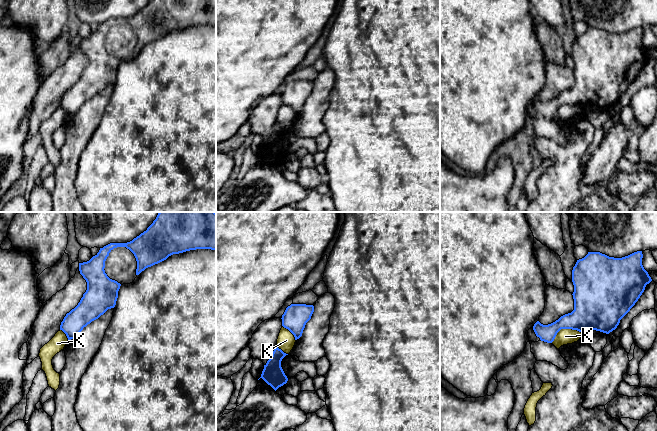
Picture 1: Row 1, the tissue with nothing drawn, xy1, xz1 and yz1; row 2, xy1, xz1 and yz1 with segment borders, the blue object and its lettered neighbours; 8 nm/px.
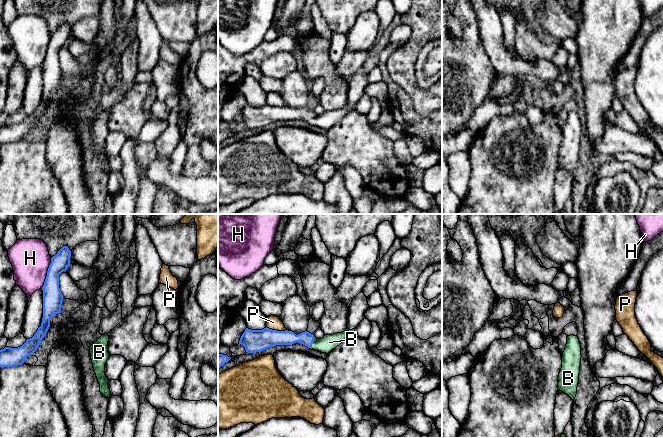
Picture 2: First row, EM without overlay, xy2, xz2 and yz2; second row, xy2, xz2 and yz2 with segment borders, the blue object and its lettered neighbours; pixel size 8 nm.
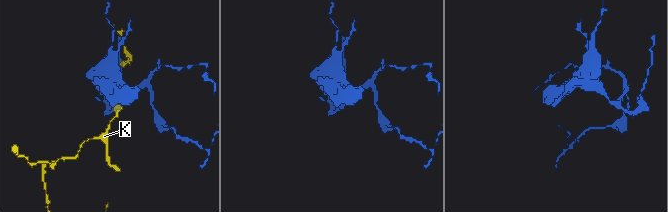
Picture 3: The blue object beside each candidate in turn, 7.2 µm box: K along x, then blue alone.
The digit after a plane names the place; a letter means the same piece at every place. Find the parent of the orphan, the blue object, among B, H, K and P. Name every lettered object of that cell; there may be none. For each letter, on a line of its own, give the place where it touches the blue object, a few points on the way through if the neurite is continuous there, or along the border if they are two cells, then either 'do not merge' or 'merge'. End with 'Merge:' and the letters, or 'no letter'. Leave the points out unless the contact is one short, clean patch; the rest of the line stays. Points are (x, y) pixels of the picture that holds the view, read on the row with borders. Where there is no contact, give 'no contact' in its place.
B: xz2 (312, 343) | across xz2 (286, 337), (306, 338), (312, 343), (329, 342) | merge
H: xy2 (47, 273) | do not merge
K: yz1 (565, 328) | along yz1 (582, 333), (571, 329), (561, 329), (551, 342) | do not merge
P: xz2 (276, 330) | do not merge
Merge: B

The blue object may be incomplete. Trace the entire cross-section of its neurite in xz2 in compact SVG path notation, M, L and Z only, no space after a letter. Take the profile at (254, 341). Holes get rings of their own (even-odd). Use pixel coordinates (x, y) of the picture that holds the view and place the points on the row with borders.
M267 327L262 330L246 328L239 344L245 347L247 353L256 353L276 345L292 345L298 342L315 351L328 354L354 332L355 329L352 329L333 335L325 335L322 339L317 339L307 331L296 335L292 331L277 331Z

